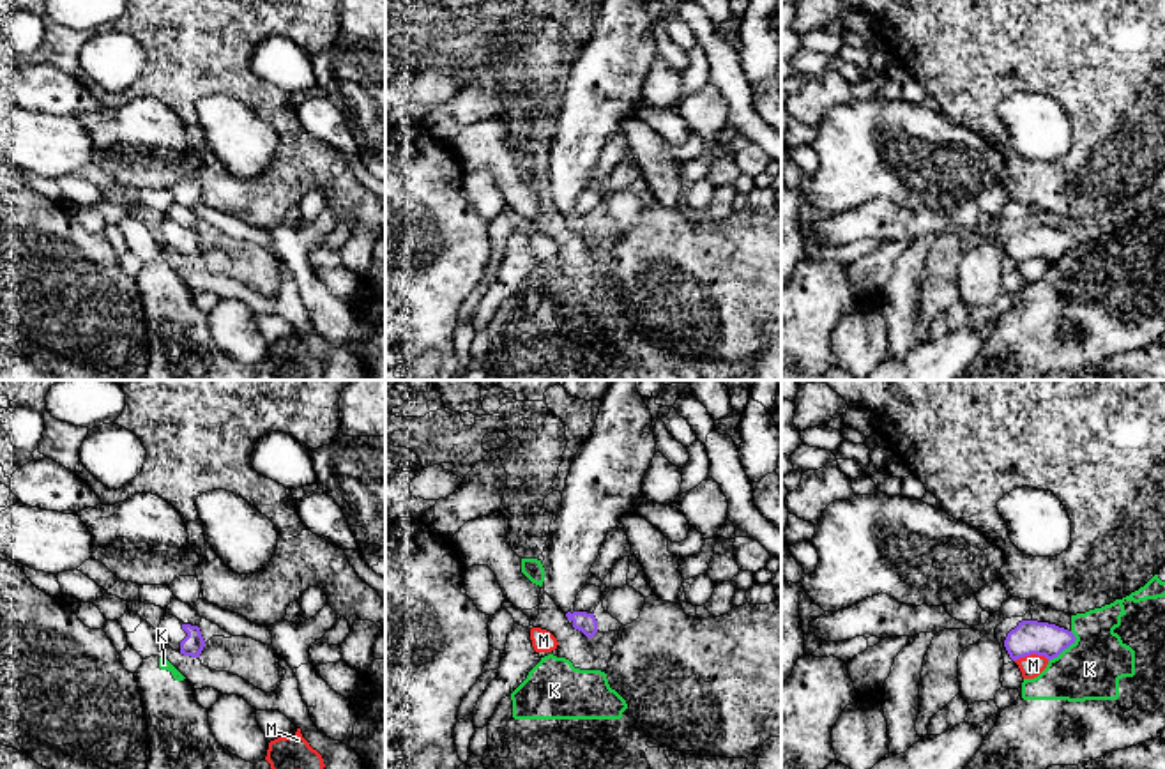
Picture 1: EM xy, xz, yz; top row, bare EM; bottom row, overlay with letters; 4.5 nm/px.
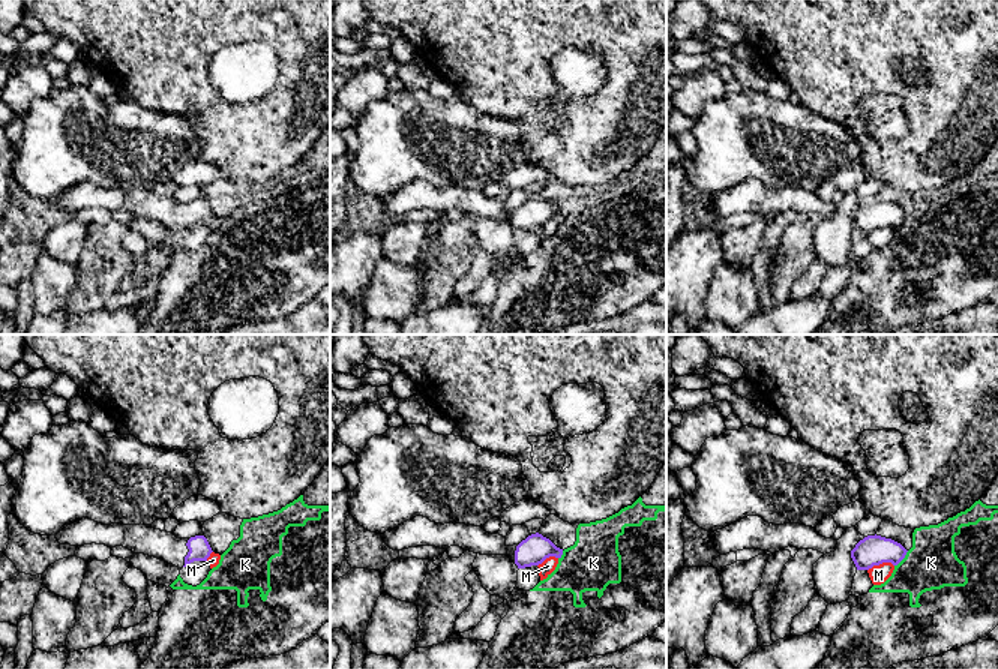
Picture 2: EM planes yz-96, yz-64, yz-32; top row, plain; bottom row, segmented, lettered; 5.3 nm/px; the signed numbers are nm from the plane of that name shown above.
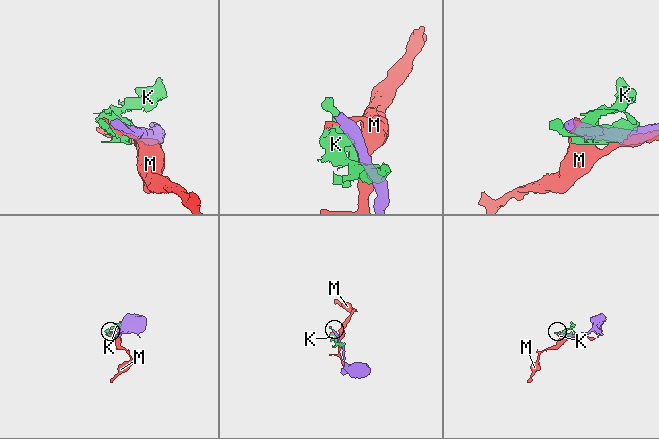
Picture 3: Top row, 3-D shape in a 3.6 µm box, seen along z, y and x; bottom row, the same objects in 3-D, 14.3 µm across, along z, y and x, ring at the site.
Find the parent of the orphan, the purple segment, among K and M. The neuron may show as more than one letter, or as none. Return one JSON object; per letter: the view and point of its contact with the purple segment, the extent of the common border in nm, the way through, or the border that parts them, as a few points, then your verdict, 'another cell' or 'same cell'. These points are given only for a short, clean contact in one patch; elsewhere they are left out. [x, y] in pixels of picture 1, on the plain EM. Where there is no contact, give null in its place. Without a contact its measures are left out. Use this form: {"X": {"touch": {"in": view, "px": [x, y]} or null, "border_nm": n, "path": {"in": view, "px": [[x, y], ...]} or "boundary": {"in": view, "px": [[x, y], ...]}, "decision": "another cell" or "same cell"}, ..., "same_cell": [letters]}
{"K": {"touch": {"in": "yz", "px": [1065, 251]}, "border_nm": 180, "decision": "another cell"}, "M": {"touch": {"in": "yz", "px": [1031, 257]}, "border_nm": 160, "decision": "another cell"}, "same_cell": []}

